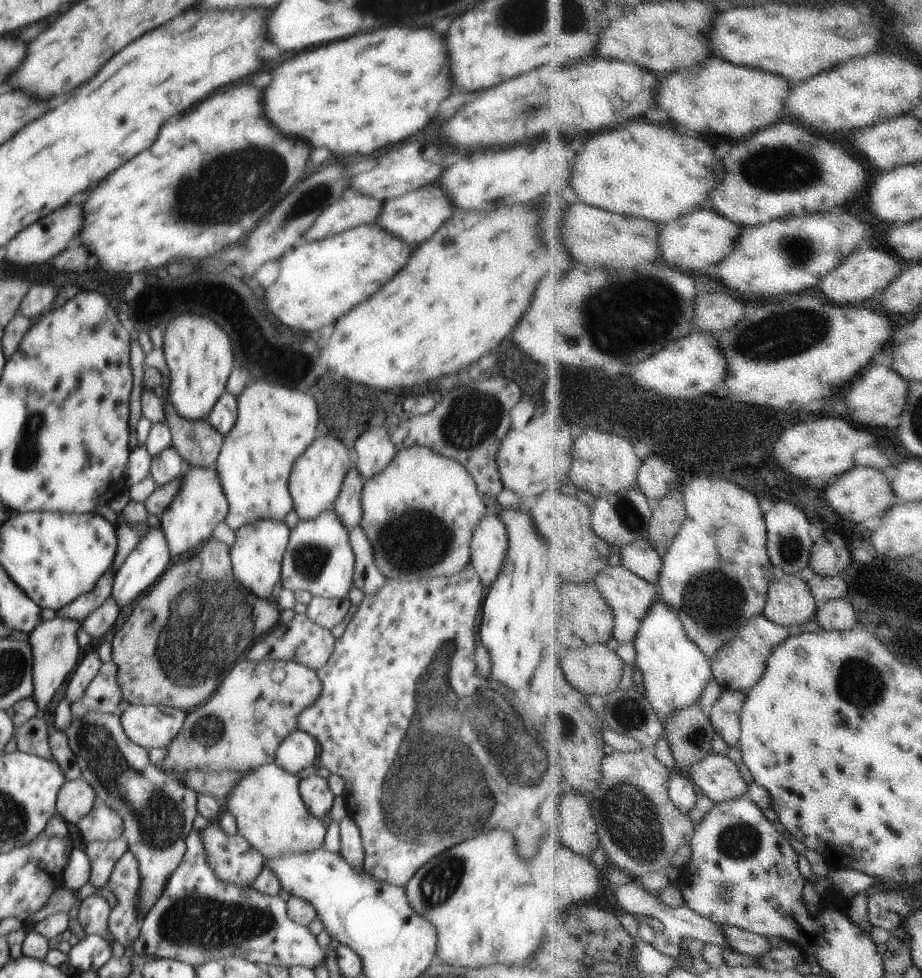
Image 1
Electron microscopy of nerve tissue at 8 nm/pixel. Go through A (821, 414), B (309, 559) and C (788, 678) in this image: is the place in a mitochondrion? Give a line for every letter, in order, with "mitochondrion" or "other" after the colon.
A: other
B: mitochondrion
C: other

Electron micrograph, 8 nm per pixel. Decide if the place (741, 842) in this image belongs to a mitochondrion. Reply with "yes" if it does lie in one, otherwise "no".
yes

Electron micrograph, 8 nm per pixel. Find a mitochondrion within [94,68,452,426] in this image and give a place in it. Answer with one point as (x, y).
(200, 200)

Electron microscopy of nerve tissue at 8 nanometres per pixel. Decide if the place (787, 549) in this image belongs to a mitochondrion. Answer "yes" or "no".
yes

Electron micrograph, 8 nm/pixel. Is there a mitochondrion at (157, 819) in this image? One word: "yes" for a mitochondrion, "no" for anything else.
yes

